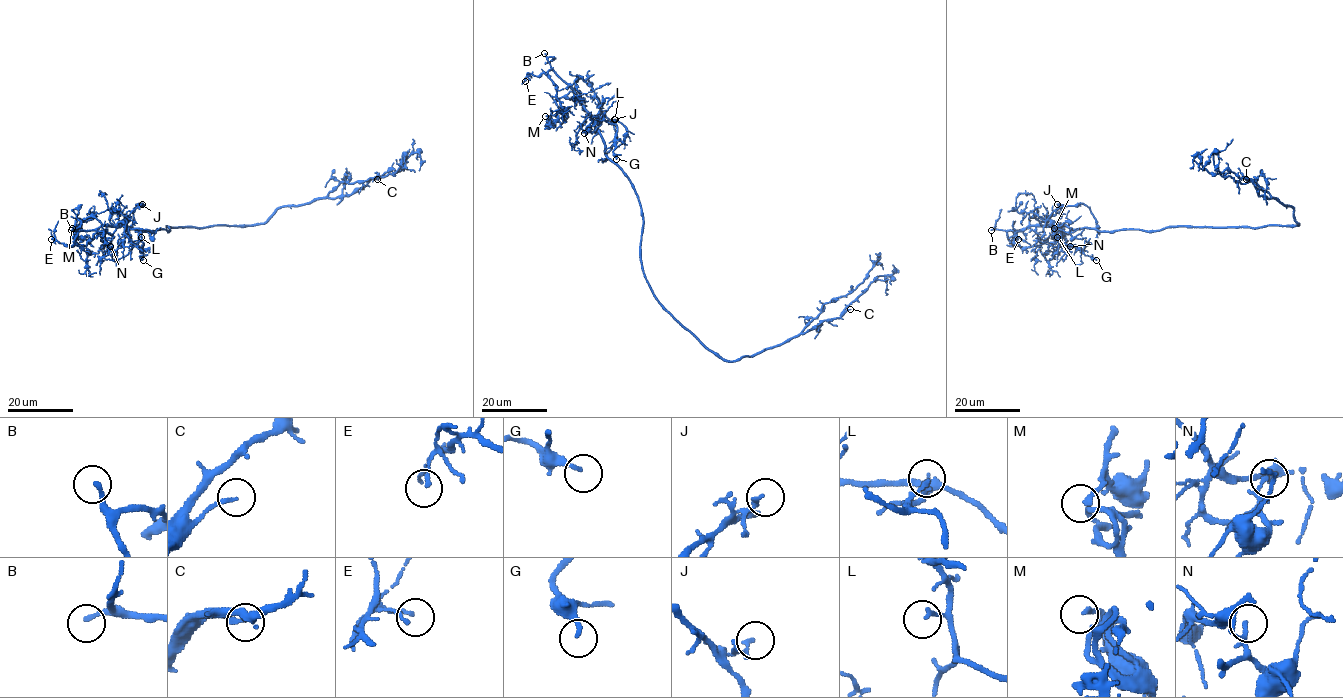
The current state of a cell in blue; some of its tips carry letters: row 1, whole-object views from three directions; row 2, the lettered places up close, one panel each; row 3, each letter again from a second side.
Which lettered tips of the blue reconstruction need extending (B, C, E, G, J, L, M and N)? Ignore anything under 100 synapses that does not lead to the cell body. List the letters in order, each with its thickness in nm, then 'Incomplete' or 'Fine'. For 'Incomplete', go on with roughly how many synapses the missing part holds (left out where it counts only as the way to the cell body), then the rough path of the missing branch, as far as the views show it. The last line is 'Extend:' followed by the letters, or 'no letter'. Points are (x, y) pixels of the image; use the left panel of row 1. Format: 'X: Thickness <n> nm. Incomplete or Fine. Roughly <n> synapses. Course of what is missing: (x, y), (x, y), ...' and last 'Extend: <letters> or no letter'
B: Thickness 180 nm. Incomplete
C: Thickness 150 nm. Fine
E: Thickness 110 nm. Fine
G: Thickness 200 nm. Fine
J: Thickness 150 nm. Fine
L: Thickness 140 nm. Fine
M: Thickness 170 nm. Fine
N: Thickness 110 nm. Fine
Extend: B

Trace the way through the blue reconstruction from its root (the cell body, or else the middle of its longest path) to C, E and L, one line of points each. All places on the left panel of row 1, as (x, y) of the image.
C: (171, 227), (263, 224), (281, 207), (297, 206), (318, 198), (349, 196), (372, 178), (377, 179)
E: (171, 227), (166, 226), (168, 231), (137, 231), (123, 225), (100, 226), (81, 230), (70, 246), (51, 239)
L: (171, 227), (166, 226), (168, 231), (137, 231), (117, 224), (124, 222), (130, 229), (138, 229), (141, 237)

